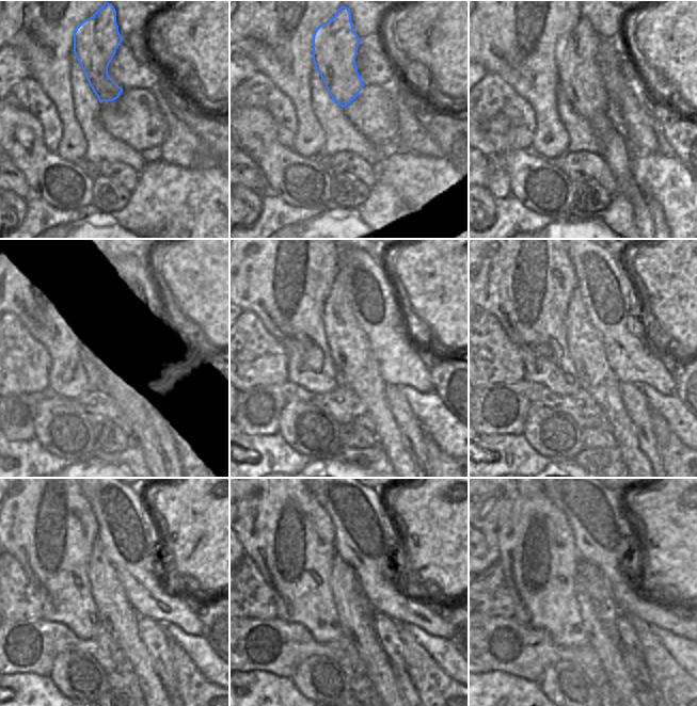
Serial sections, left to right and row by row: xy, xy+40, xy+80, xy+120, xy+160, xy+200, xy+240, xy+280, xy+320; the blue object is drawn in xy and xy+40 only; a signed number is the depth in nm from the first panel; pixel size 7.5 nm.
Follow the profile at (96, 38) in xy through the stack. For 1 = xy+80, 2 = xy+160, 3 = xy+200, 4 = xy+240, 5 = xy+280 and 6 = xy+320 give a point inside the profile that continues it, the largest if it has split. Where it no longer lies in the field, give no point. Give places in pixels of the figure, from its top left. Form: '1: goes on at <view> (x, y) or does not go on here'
1: goes on at xy+80 (580, 79)
2: goes on at xy+160 (358, 369)
3: goes on at xy+200 (596, 376)
4: goes on at xy+240 (119, 620)
5: goes on at xy+280 (358, 624)
6: goes on at xy+320 (610, 654)

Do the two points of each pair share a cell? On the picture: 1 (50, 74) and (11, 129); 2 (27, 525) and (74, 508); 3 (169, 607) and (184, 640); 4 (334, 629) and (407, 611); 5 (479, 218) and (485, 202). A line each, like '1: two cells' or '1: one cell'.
1: two cells
2: one cell
3: two cells
4: two cells
5: one cell

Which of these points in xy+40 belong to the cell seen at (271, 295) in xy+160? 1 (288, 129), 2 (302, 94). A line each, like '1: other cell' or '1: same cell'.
1: other cell
2: same cell

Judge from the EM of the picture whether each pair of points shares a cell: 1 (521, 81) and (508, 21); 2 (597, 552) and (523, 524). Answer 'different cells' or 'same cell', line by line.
1: same cell
2: different cells

